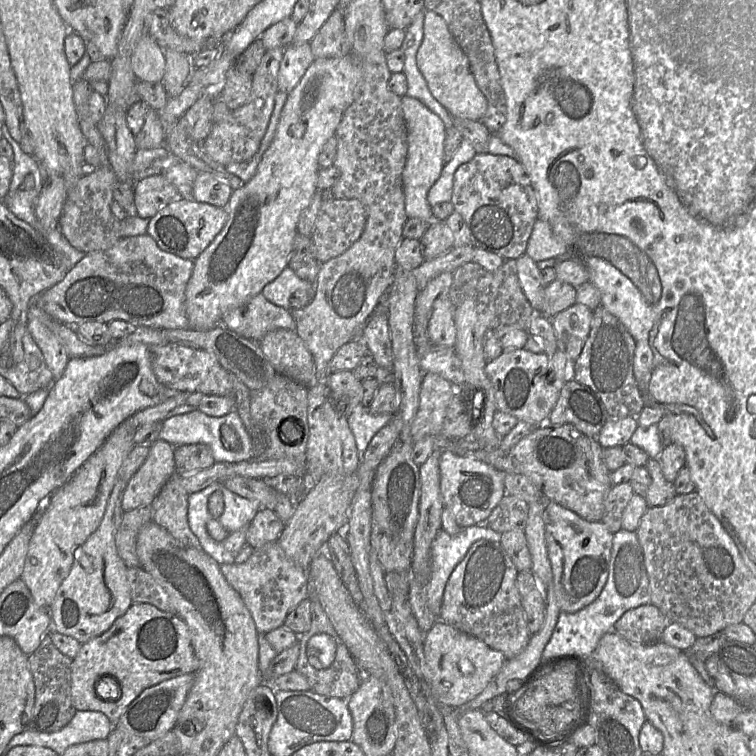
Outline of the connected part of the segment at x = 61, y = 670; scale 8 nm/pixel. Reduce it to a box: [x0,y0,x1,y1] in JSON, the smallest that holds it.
[27,633,77,733]

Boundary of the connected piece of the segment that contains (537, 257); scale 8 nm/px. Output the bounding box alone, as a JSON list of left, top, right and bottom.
[526,218,568,262]

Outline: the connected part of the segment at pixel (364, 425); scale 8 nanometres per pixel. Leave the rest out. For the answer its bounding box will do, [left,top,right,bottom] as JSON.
[348,403,392,454]

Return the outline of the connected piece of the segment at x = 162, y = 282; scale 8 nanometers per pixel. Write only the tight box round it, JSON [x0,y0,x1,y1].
[33,233,194,329]

